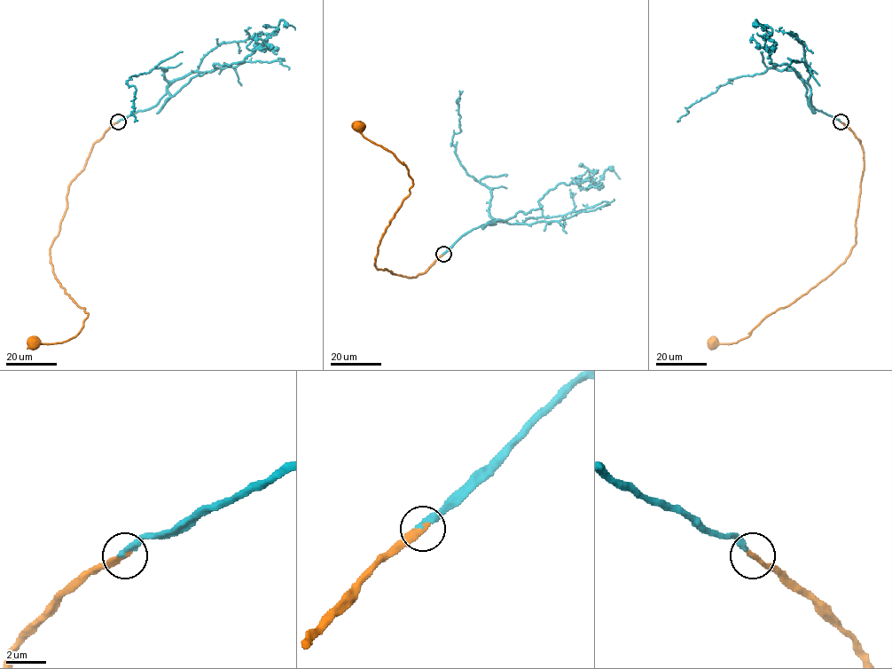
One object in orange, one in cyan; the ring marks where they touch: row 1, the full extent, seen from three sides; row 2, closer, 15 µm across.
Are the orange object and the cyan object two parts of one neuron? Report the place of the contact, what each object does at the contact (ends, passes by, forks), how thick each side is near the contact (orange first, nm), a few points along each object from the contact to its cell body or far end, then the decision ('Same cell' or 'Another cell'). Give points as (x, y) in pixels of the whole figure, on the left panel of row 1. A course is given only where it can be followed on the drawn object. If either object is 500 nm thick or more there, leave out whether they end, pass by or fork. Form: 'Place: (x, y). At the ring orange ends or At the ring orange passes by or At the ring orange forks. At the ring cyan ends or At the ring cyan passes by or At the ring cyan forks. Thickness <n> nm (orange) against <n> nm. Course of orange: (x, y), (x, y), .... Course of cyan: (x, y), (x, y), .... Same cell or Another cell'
Place: (118, 121). At the ring orange ends. At the ring cyan ends. Thickness 320 nm (orange) against 280 nm. Course of orange: (118, 121), (93, 145), (69, 186), (50, 247), (54, 276), (88, 317), (66, 341), (33, 343). Course of cyan: (118, 121), (173, 97), (214, 64), (239, 62), (283, 19), (294, 29). Same cell

